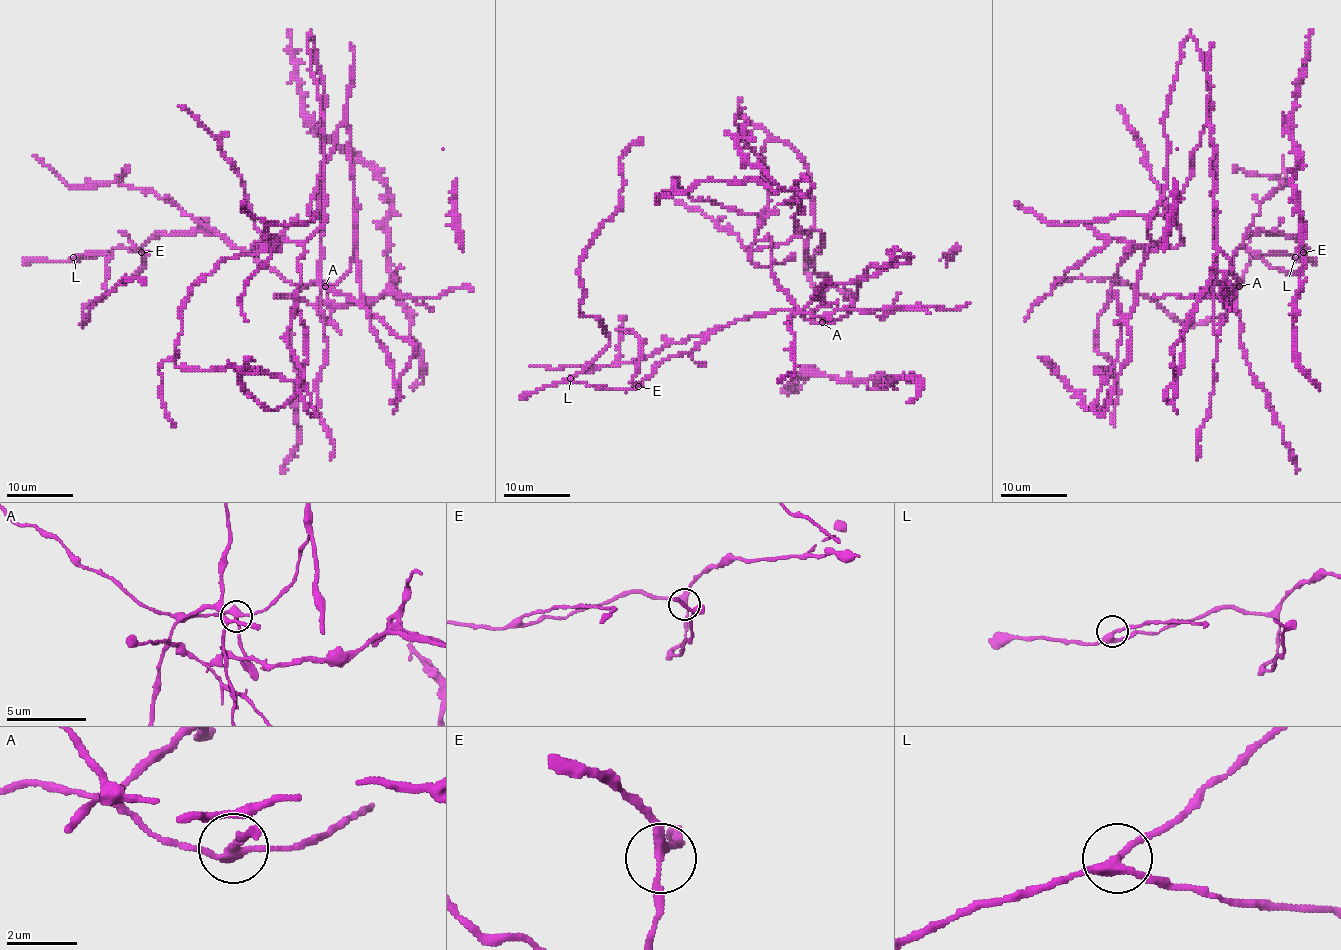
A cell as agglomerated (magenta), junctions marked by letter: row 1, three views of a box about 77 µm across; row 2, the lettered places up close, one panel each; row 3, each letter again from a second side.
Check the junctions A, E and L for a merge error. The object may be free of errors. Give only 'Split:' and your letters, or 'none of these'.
Split: A

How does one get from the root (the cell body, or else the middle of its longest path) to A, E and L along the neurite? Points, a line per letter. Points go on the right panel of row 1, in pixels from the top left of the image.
A: (1218, 246), (1231, 262), (1231, 270), (1239, 285)
E: (1218, 246), (1231, 262), (1239, 284), (1229, 285), (1232, 257), (1251, 232), (1289, 234), (1303, 252)
L: (1218, 246), (1239, 284), (1229, 285), (1232, 257), (1251, 232), (1292, 236), (1307, 247), (1302, 257), (1295, 257)

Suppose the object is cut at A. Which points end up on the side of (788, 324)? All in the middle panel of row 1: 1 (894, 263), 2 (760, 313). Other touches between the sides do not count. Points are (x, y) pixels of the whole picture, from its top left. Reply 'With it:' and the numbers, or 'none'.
With it: 1, 2

